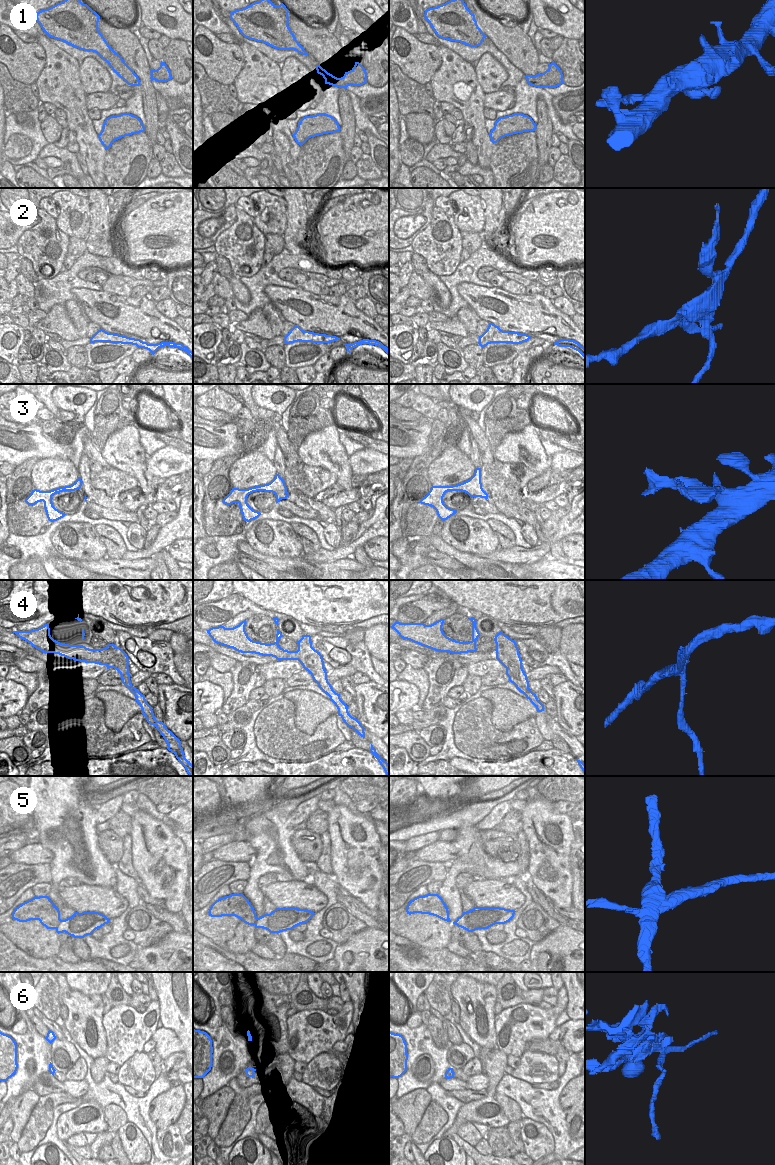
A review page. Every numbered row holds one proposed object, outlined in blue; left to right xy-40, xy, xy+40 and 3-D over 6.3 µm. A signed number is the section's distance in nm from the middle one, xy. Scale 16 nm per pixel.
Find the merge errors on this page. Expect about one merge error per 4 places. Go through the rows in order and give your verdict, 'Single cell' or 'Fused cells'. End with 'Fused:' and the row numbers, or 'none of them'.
1: Single cell
2: Fused cells
3: Single cell
4: Fused cells
5: Single cell
6: Fused cells
Fused: 2, 4, 6.

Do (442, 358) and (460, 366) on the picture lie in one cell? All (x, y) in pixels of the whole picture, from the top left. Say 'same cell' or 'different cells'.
same cell

